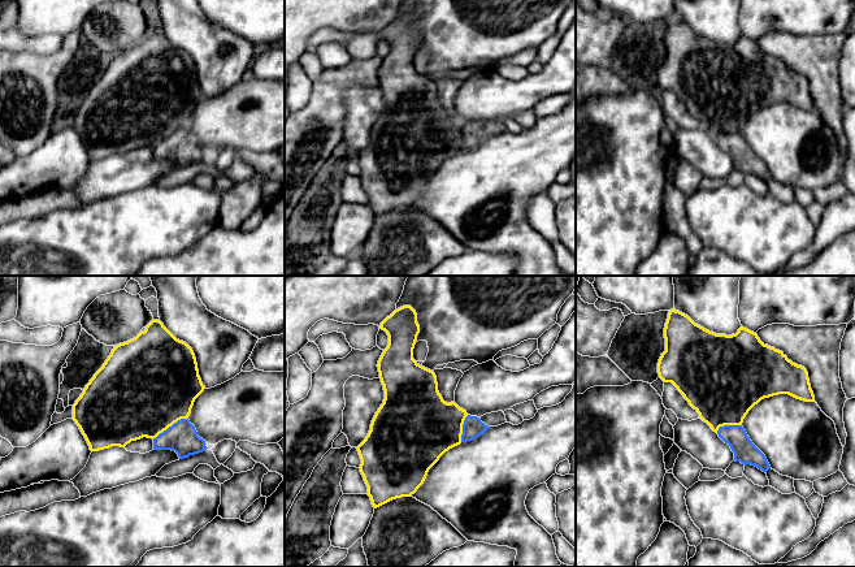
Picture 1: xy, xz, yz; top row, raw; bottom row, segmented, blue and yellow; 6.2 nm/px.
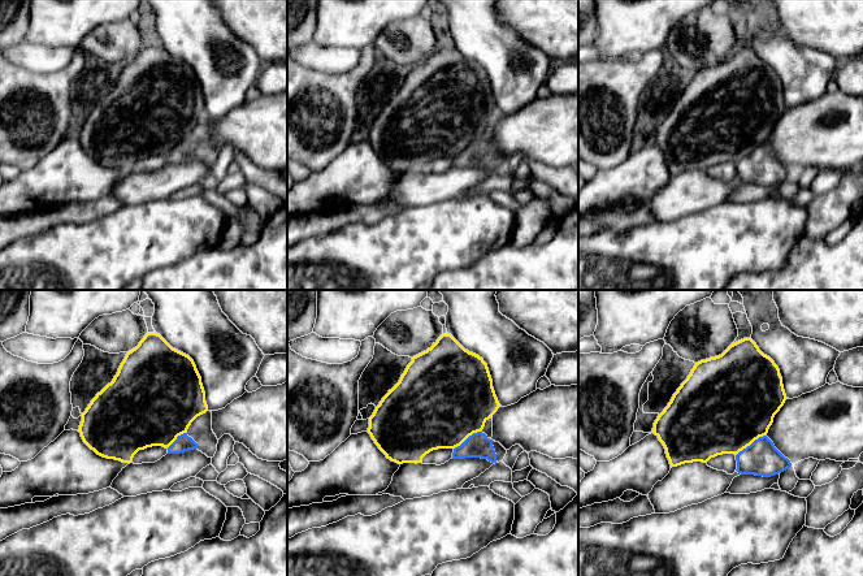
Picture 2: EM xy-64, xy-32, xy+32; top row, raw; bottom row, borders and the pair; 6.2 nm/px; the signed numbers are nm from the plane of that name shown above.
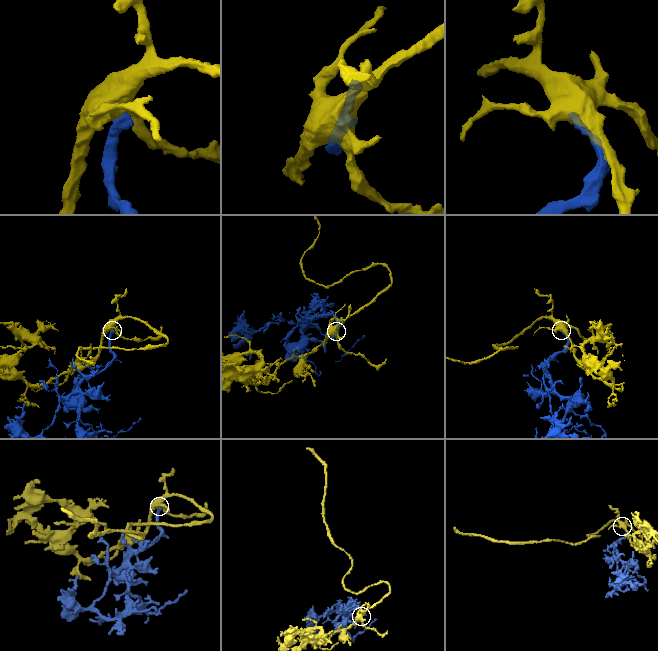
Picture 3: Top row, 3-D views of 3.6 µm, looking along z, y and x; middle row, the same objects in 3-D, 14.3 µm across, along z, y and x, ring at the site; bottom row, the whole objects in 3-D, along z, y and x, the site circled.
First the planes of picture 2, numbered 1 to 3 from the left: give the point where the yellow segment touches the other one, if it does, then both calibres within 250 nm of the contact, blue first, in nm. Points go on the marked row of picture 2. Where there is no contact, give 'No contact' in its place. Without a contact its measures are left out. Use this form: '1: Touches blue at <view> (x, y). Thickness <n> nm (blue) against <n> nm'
1: Touches blue at xy-64 (177, 438). Thickness 100 nm (blue) against 480 nm
2: Touches blue at xy-32 (468, 437). Thickness 150 nm (blue) against 500 nm
3: Touches blue at xy+32 (751, 444). Thickness 220 nm (blue) against 500 nm

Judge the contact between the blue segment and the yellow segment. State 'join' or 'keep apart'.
join

